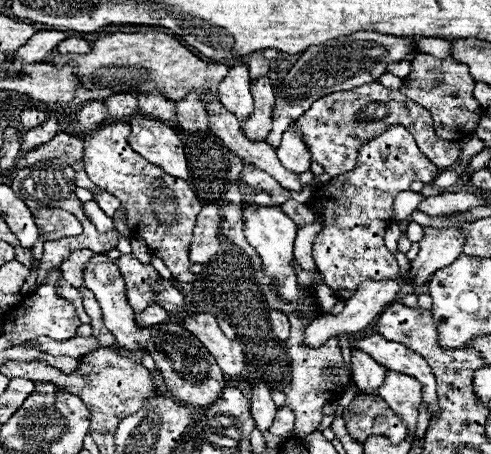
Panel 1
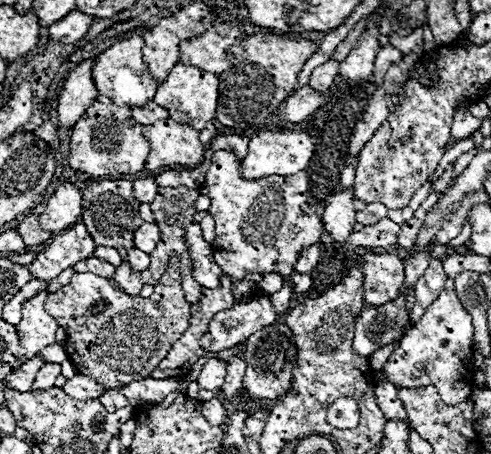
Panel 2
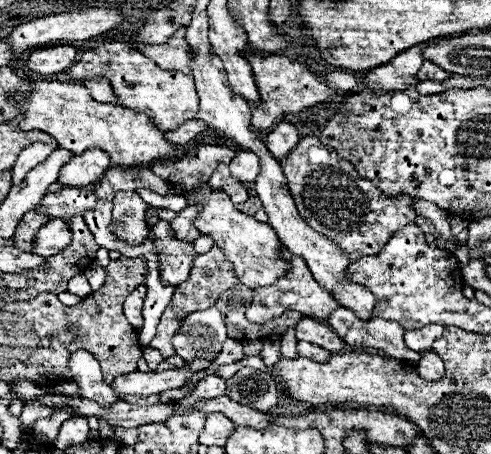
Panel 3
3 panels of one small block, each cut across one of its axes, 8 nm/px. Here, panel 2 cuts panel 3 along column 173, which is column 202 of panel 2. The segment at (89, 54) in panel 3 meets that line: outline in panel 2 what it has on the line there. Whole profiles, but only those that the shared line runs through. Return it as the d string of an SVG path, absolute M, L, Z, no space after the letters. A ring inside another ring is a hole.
M178 62L166 80L158 86L158 92L154 96L154 102L164 106L170 112L170 118L180 124L190 124L198 130L204 130L210 120L216 118L216 106L218 106L218 76L202 72L190 64Z

